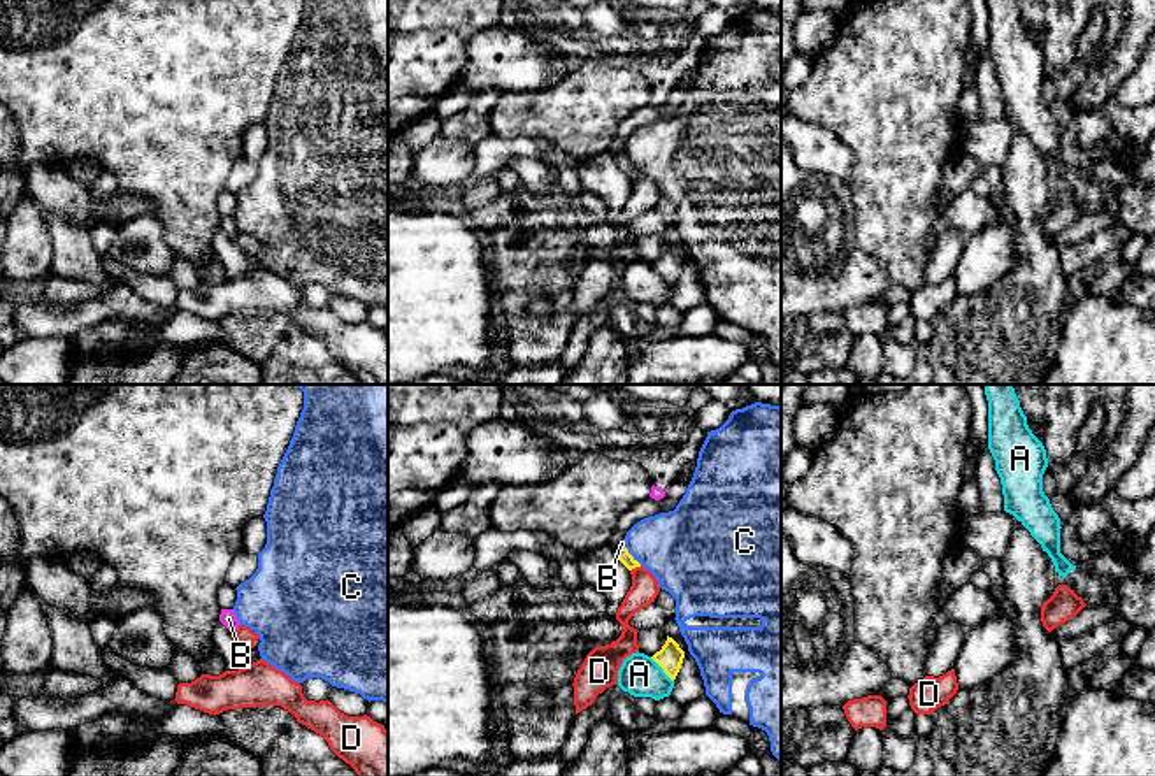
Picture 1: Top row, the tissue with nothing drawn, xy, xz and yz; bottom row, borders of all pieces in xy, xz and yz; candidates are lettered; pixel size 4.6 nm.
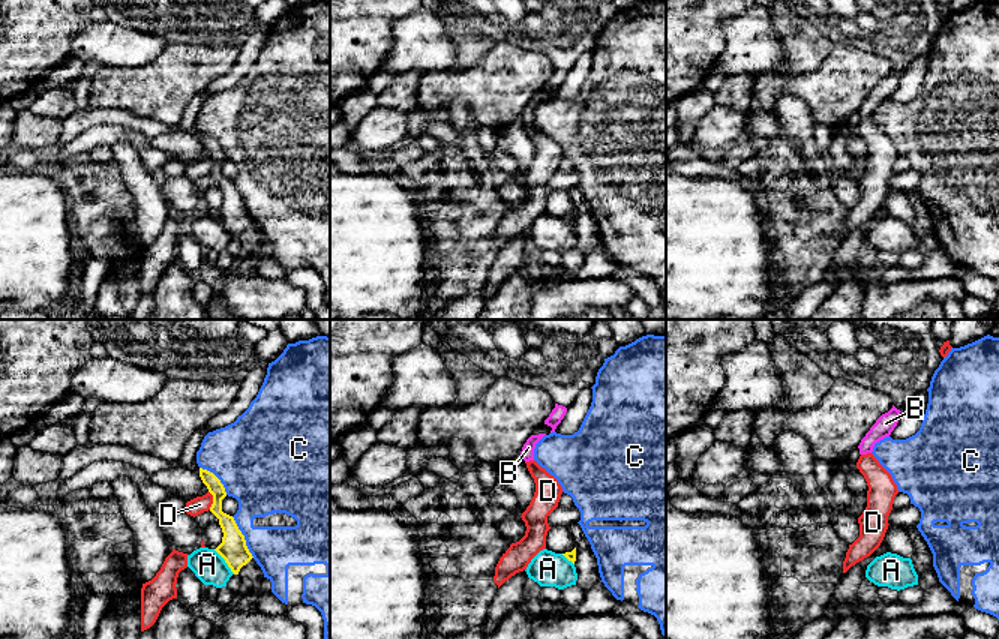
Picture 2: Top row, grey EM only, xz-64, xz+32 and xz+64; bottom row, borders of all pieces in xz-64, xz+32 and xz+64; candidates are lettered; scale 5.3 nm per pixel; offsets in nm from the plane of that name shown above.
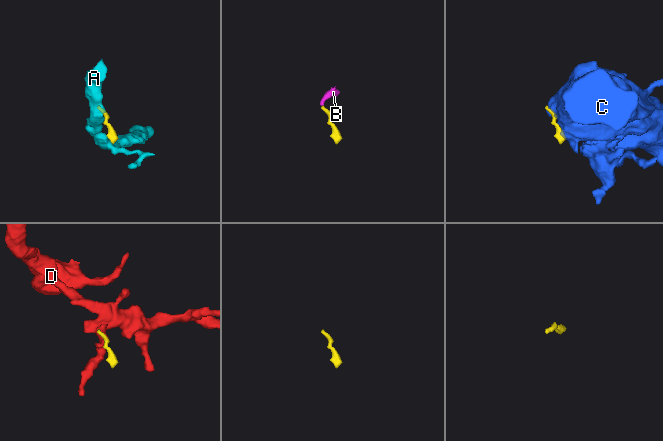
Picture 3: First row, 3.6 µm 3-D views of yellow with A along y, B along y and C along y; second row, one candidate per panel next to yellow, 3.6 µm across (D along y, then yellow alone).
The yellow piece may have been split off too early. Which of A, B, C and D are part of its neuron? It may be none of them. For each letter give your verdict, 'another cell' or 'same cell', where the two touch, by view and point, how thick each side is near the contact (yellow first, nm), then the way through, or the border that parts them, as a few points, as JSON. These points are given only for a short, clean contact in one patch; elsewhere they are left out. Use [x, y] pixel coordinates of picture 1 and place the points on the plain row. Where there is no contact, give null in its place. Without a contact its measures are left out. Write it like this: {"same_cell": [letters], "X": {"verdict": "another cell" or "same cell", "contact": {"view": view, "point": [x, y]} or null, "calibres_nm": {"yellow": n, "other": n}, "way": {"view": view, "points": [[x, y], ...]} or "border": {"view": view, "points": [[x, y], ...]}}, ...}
{"same_cell": ["B"], "A": {"verdict": "another cell", "contact": {"view": "xz", "point": [662, 274]}, "calibres_nm": {"yellow": 110, "other": 190}, "border": {"view": "xz", "points": [[650, 264], [673, 288]]}}, "B": {"verdict": "same cell", "contact": {"view": "xz", "point": [624, 153]}, "calibres_nm": {"yellow": 60, "other": 20}, "way": {"view": "xz", "points": [[622, 160], [624, 153], [622, 150]]}}, "C": {"verdict": "another cell", "contact": {"view": "xz", "point": [631, 162]}, "calibres_nm": {"yellow": 60, "other": 380}}, "D": {"verdict": "another cell", "contact": {"view": "xz", "point": [636, 172]}, "calibres_nm": {"yellow": 60, "other": 130}, "border": {"view": "xz", "points": [[641, 172], [631, 178]]}}}

